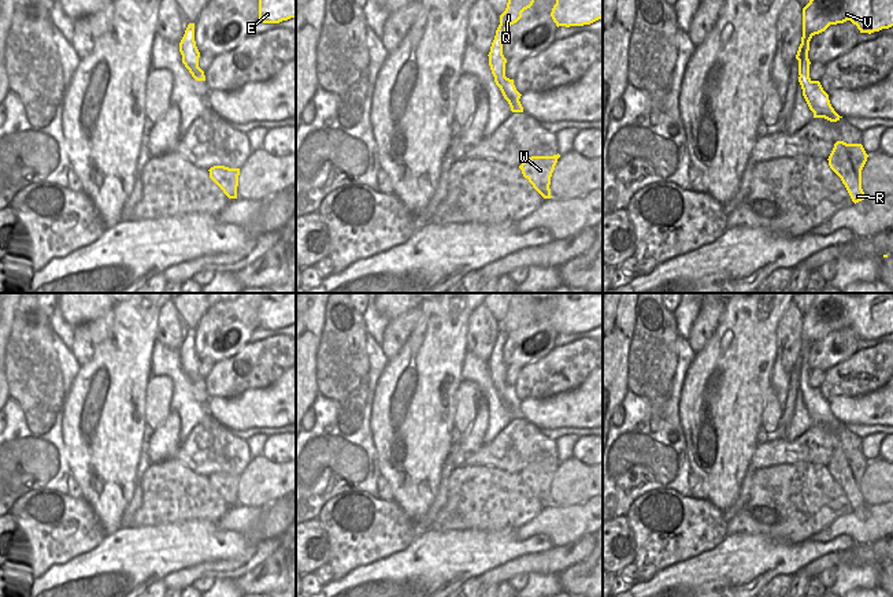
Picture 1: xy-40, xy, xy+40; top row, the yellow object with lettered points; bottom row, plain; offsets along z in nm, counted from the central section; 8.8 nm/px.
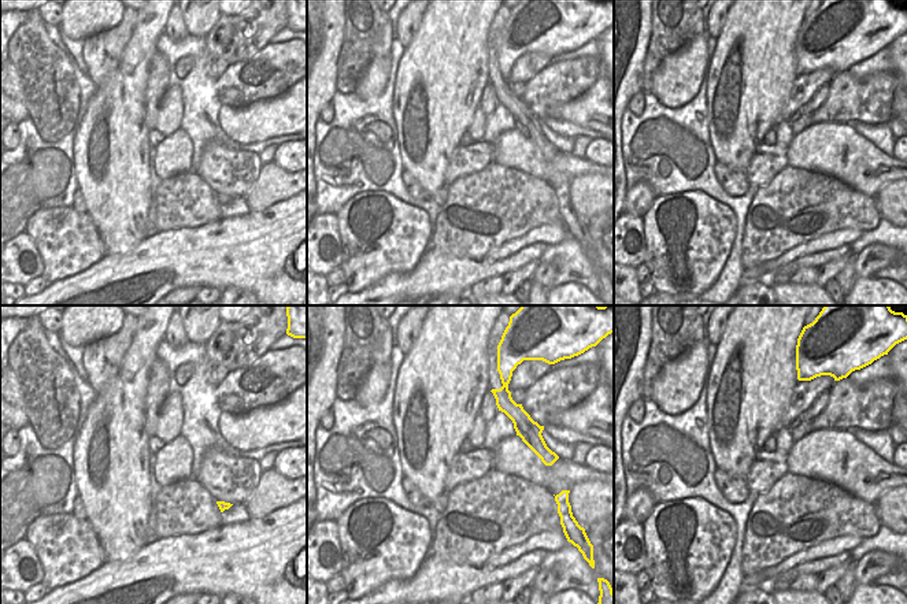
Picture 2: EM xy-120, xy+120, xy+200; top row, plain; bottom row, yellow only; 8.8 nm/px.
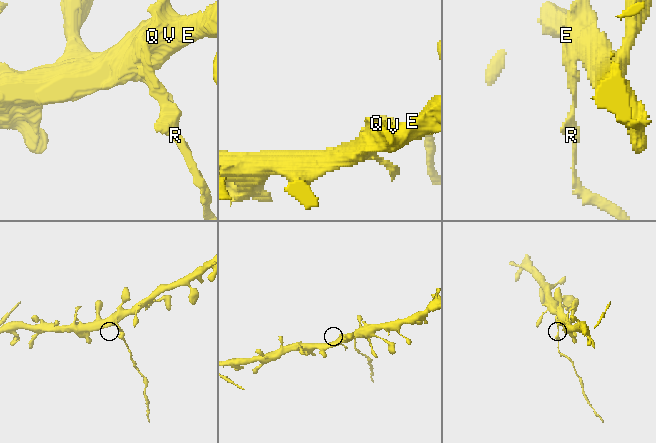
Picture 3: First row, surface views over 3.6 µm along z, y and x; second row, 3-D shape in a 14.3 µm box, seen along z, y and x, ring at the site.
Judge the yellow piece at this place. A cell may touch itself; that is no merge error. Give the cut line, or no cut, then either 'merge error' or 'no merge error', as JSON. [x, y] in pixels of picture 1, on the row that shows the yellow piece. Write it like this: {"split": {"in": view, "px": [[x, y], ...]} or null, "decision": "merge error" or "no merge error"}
{"split": {"in": "xy", "px": [[495, 75], [500, 80], [507, 80]]}, "decision": "merge error"}

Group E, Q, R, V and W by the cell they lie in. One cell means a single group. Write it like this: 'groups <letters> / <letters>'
groups E Q V / R W

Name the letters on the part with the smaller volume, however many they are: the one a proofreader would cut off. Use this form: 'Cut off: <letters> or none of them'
Cut off: R, W.

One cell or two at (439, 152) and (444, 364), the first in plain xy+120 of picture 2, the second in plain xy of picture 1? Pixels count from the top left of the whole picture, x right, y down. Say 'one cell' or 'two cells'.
one cell

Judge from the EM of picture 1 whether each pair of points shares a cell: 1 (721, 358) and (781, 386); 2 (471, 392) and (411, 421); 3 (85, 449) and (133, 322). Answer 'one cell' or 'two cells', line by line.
1: two cells
2: two cells
3: one cell

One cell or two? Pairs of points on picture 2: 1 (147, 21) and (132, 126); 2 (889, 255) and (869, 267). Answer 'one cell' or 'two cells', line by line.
1: one cell
2: one cell

